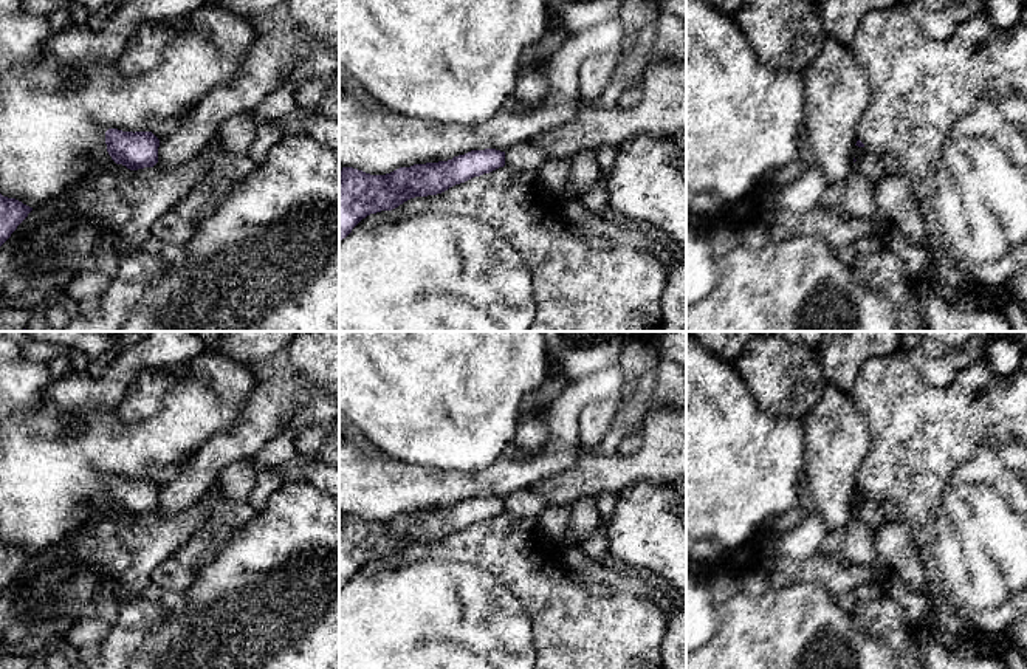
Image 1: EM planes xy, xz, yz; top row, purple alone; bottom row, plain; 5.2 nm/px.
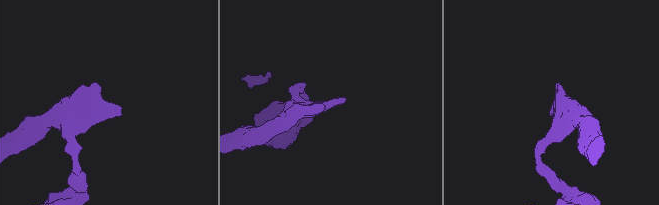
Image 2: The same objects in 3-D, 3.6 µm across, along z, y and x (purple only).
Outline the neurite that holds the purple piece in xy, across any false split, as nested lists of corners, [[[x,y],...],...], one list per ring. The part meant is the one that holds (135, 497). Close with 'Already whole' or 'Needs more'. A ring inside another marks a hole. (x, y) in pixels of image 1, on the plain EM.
[[[105,479],[107,499],[116,511],[130,517],[153,514],[158,509],[160,486],[152,479]]]. Already whole

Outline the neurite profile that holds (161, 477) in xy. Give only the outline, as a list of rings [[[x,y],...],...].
[[[183,463],[181,466],[169,466],[166,469],[160,469],[160,468],[152,468],[150,469],[150,479],[160,486],[166,486],[167,483],[170,483],[178,472],[186,466],[187,463]]]

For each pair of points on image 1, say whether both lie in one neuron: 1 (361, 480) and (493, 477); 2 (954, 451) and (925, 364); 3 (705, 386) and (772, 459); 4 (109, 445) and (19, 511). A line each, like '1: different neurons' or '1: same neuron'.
1: same neuron
2: different neurons
3: same neuron
4: same neuron

